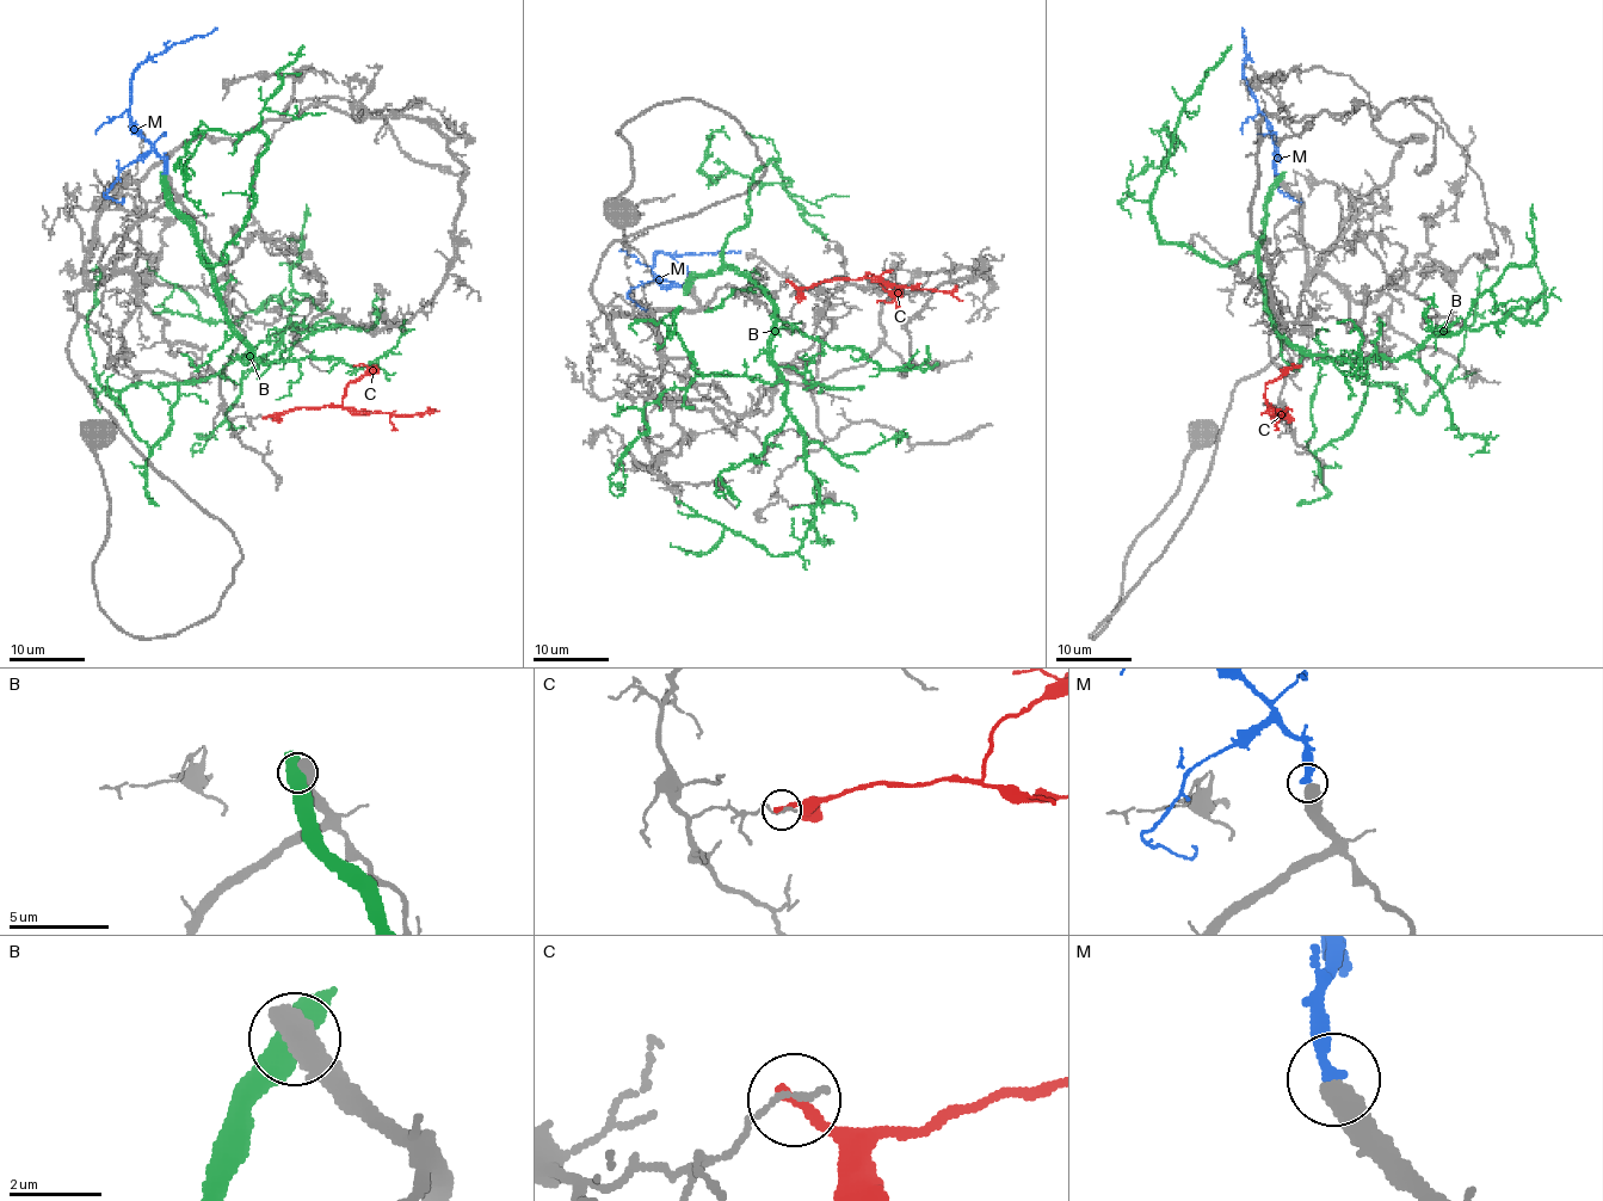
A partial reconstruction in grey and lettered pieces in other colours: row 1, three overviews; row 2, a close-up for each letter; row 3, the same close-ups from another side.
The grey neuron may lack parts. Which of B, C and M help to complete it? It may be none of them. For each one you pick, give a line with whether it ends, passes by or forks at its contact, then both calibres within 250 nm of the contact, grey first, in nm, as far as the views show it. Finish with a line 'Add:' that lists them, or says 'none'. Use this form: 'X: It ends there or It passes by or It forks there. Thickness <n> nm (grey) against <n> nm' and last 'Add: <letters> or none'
Add: none

